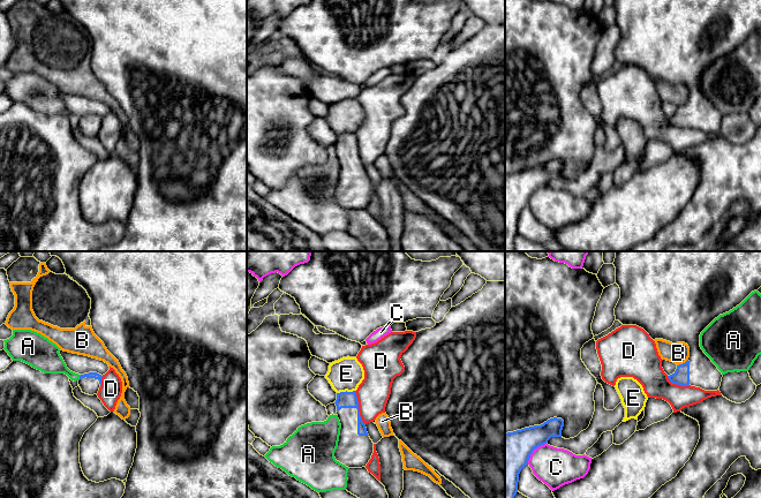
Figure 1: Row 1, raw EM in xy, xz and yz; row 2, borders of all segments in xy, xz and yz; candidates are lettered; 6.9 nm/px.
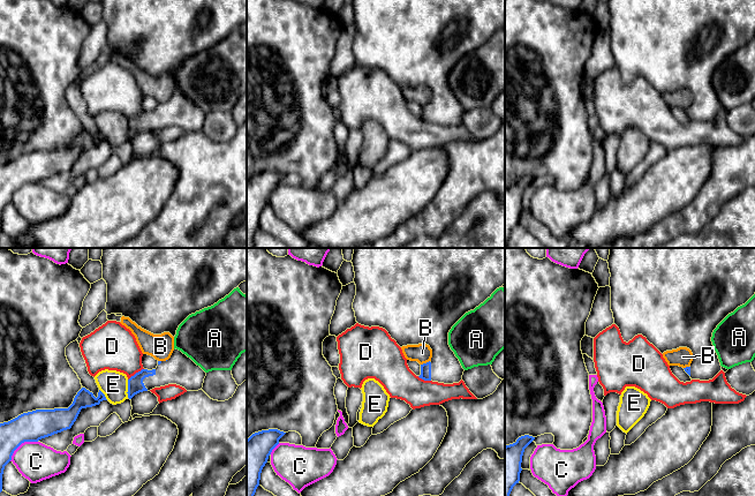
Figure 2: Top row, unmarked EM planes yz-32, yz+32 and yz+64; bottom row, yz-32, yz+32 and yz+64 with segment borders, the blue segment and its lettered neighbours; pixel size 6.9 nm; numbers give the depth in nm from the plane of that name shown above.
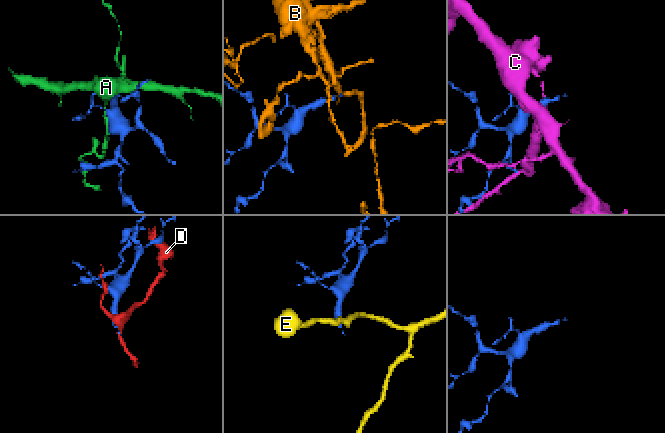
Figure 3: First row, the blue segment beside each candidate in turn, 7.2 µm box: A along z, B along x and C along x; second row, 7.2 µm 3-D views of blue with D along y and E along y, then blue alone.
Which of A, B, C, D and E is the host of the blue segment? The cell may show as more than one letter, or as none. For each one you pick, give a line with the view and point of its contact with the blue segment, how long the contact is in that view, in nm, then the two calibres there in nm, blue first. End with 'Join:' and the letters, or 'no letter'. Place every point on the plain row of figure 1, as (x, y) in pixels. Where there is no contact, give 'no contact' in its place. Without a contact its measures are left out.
Join: no letter

